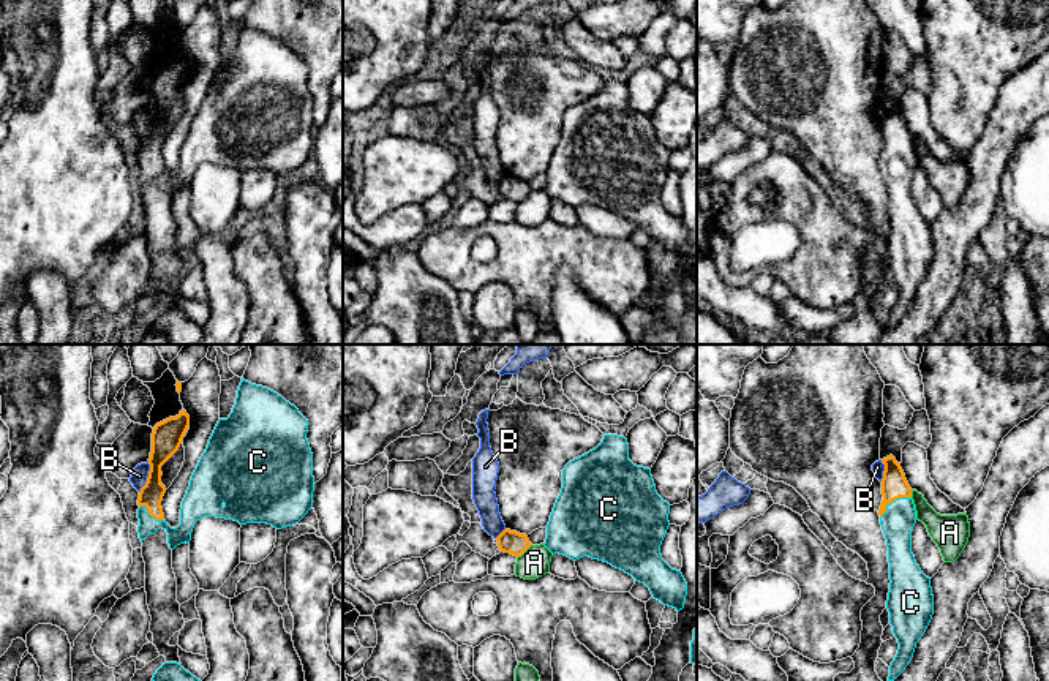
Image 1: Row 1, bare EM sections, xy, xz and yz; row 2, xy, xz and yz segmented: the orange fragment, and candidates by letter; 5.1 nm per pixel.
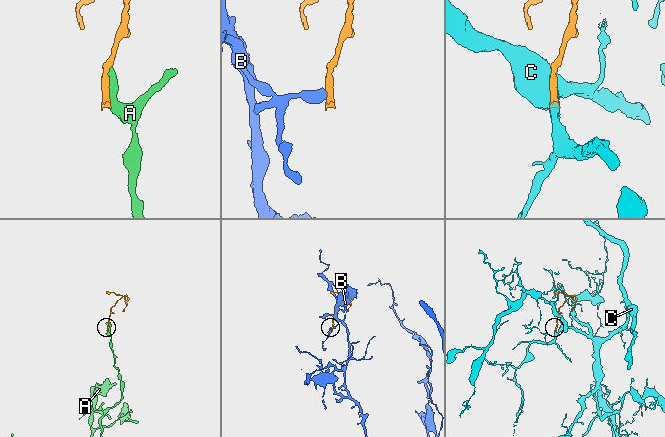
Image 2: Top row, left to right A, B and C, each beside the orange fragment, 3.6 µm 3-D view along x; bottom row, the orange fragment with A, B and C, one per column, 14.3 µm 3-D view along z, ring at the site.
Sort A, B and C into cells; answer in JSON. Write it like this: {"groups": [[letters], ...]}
{"groups": [["A"], ["B"], ["C"]]}

